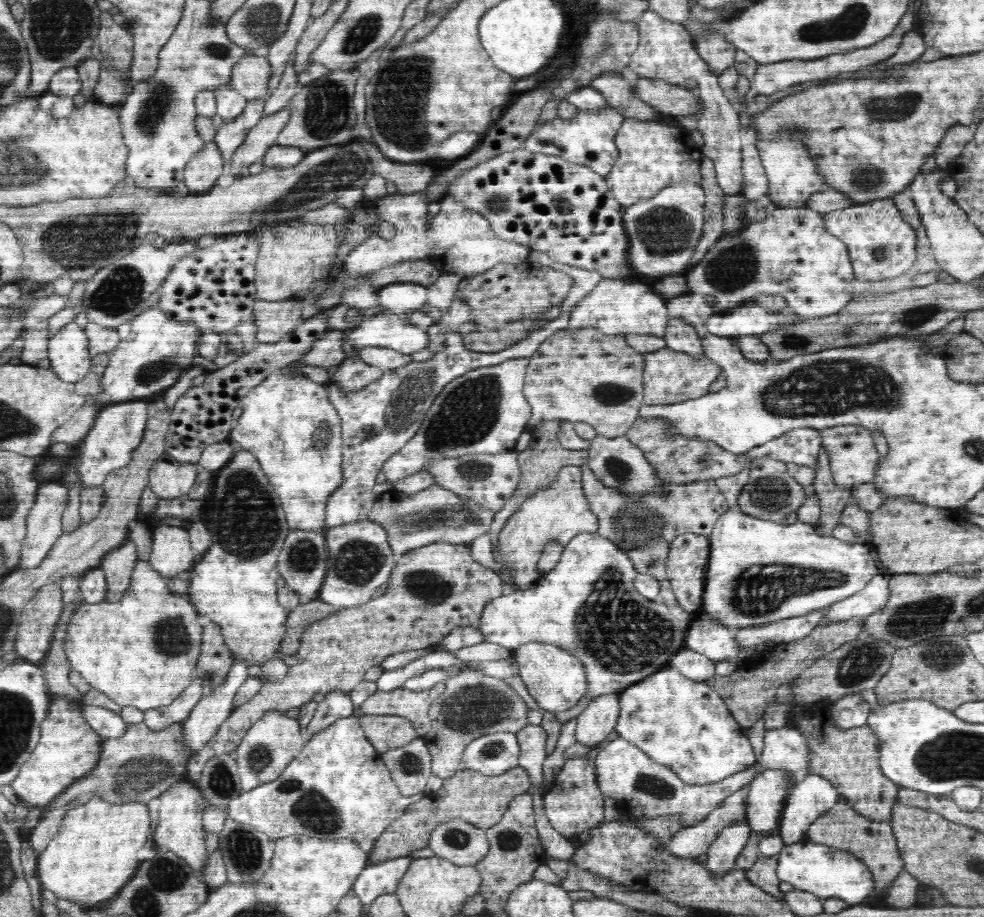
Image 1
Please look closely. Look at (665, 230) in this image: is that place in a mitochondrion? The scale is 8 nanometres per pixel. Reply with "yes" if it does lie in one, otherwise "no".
yes

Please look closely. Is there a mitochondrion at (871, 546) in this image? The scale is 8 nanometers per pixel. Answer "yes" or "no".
no

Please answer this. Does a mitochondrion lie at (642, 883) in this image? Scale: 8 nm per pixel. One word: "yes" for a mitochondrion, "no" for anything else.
no

